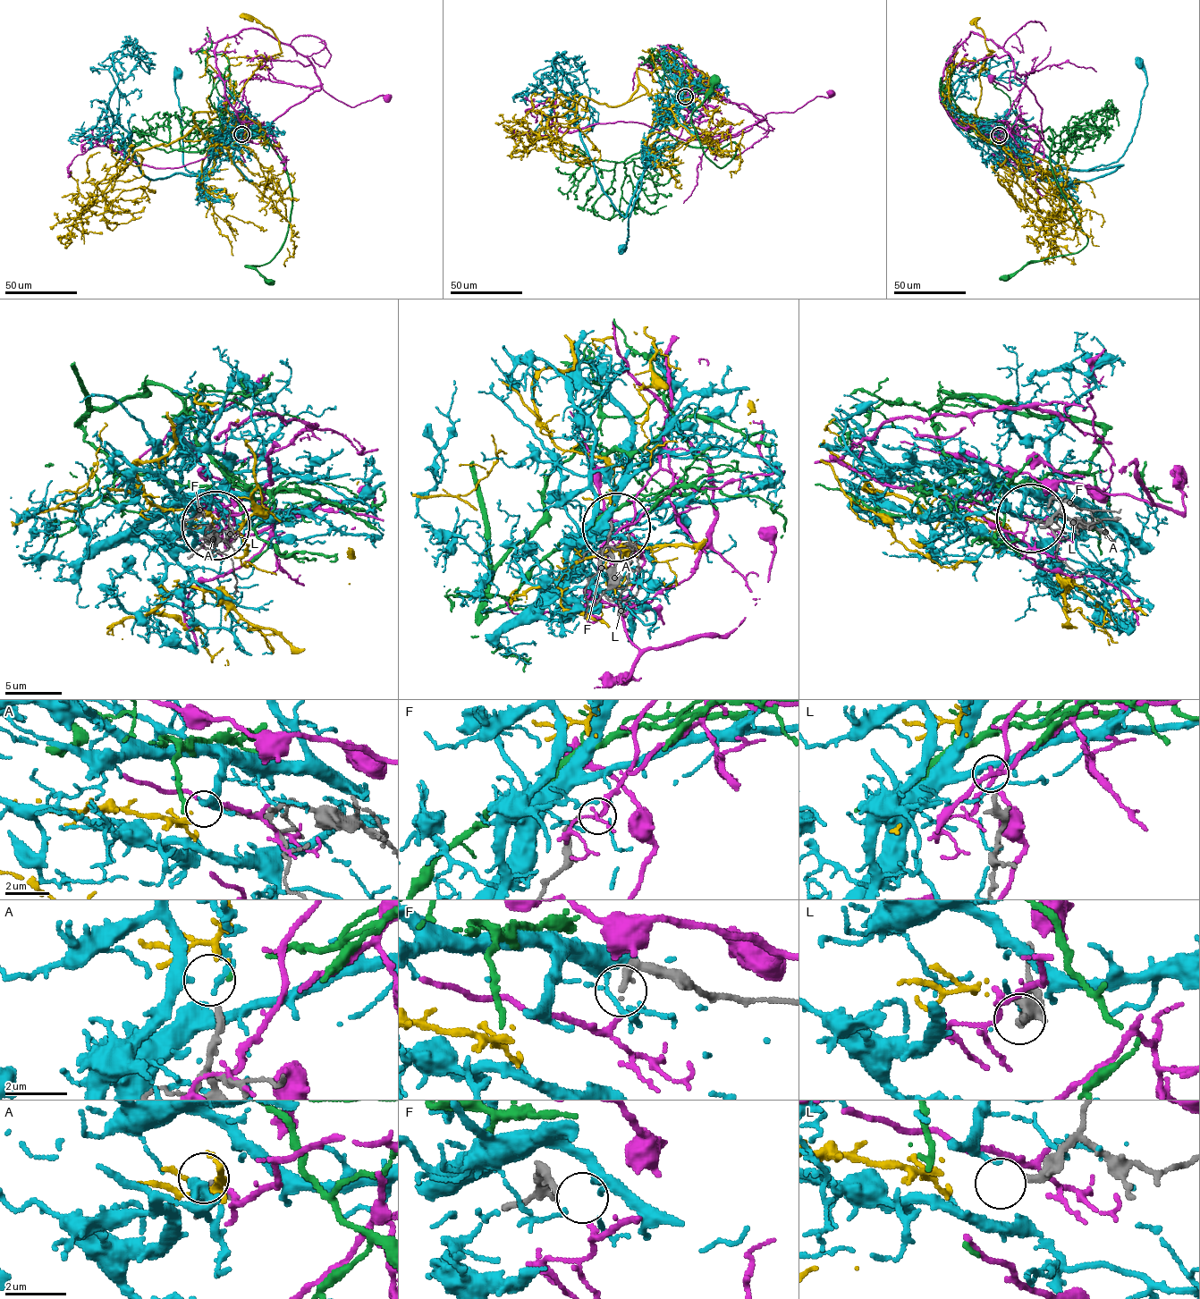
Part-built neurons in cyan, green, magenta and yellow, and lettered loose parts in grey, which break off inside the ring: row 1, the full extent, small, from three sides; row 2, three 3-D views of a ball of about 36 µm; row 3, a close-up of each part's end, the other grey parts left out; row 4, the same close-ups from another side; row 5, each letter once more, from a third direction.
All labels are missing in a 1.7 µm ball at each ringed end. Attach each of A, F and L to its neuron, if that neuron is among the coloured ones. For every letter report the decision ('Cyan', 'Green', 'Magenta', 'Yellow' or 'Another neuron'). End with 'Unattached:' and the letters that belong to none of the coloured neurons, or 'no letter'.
A: Yellow
F: Magenta
L: Another neuron
Unattached: L

